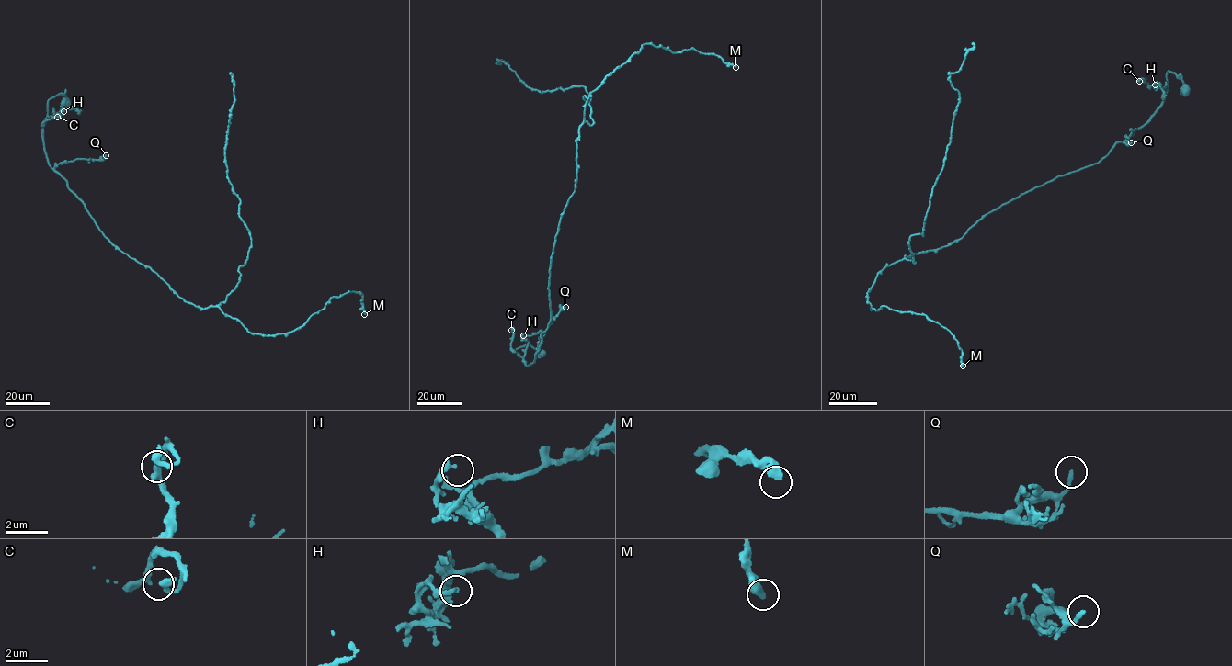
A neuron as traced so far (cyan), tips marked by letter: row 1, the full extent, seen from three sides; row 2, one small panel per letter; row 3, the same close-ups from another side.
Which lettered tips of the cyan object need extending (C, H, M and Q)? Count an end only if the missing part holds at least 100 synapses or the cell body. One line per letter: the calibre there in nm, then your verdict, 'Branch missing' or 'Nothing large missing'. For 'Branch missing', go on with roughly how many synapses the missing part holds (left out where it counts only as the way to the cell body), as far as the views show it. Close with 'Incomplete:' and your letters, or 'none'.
C: Thickness 320 nm. Nothing large missing
H: Thickness 220 nm. Nothing large missing
M: Thickness 420 nm. Nothing large missing
Q: Thickness 160 nm. Nothing large missing
Incomplete: none

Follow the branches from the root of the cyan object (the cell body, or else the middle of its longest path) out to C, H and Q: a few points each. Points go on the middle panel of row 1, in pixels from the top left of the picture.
C: (541, 353), (529, 344), (516, 349), (516, 353), (523, 357), (519, 355), (510, 347), (511, 330)
H: (541, 353), (529, 344), (516, 349), (516, 353), (522, 358), (524, 356), (528, 342), (521, 338), (523, 335)
Q: (541, 353), (529, 344), (515, 351), (526, 365), (531, 365), (541, 337), (565, 307)

